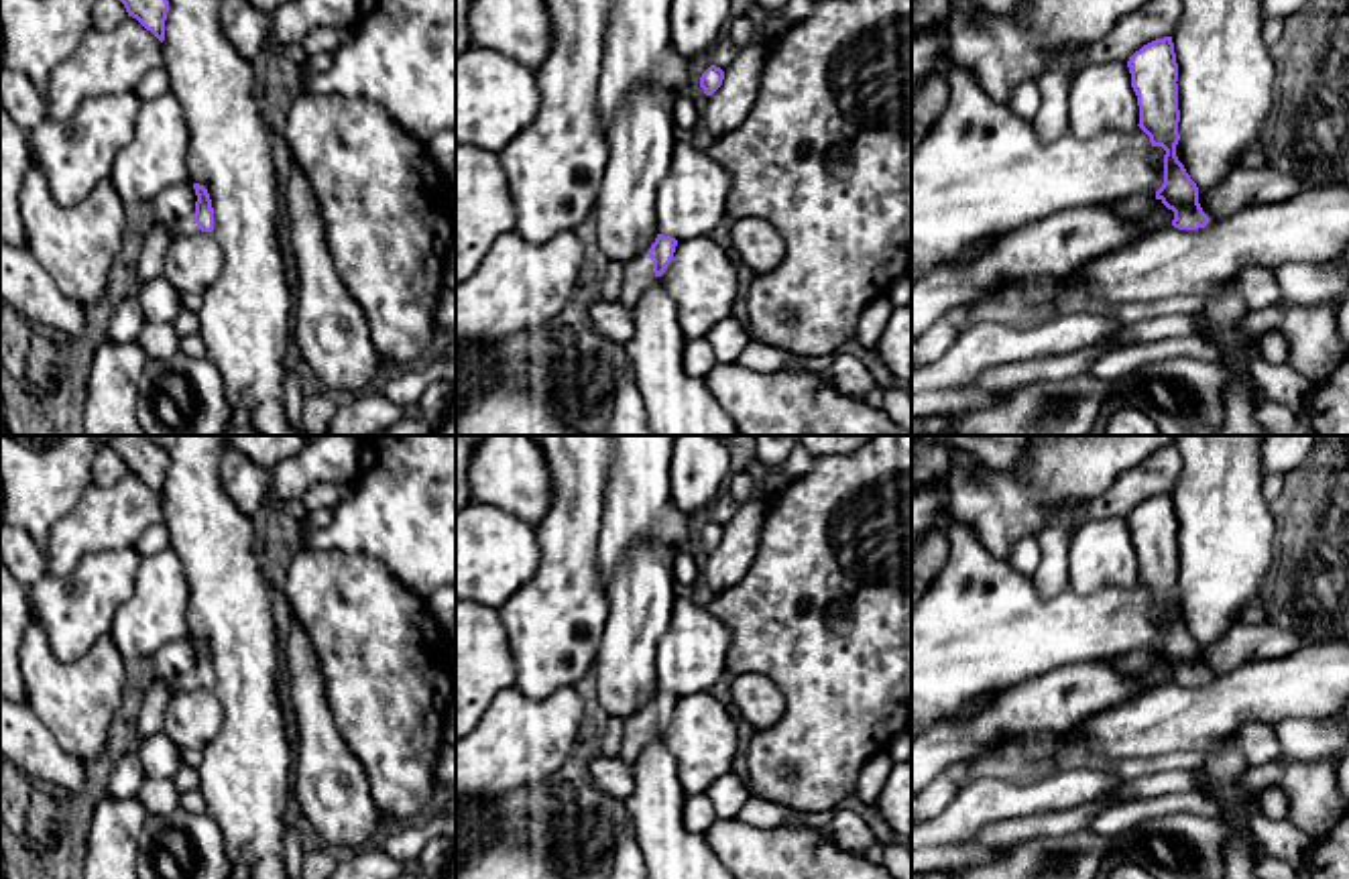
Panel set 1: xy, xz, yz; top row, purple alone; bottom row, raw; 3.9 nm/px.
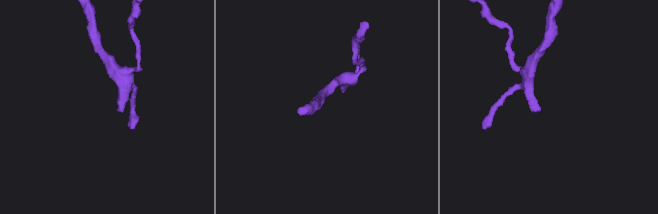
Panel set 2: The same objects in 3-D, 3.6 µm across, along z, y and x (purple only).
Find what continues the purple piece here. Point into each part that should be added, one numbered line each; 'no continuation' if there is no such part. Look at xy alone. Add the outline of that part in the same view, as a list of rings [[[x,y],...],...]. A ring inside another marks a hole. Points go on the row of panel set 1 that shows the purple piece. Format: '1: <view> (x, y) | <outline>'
1: xy (184, 226) | [[[193,218],[179,220],[169,228],[171,238],[187,236],[193,232],[197,232],[197,224],[193,222]]]

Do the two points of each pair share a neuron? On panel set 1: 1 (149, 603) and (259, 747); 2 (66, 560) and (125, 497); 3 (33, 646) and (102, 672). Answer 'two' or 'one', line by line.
1: two
2: one
3: one

